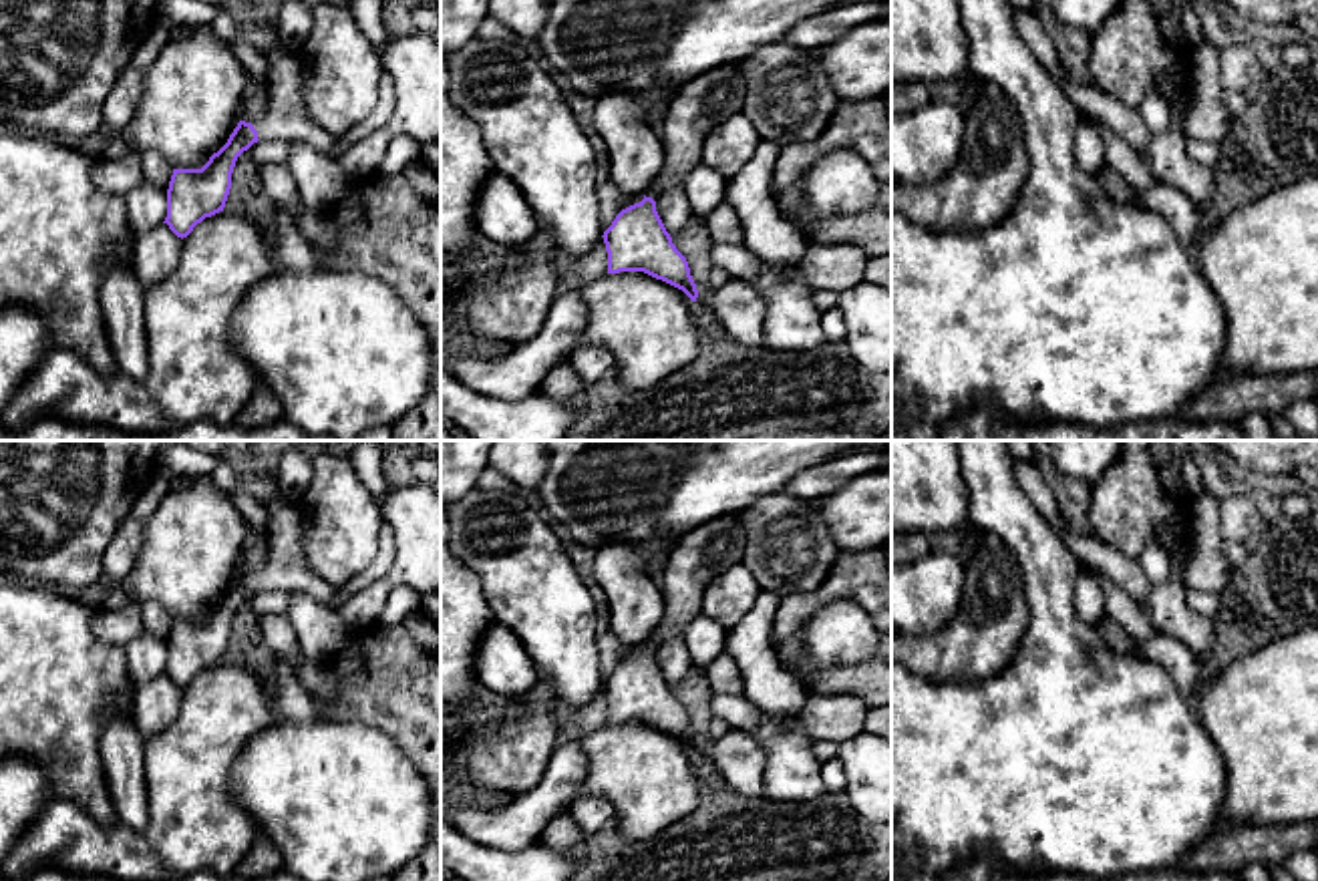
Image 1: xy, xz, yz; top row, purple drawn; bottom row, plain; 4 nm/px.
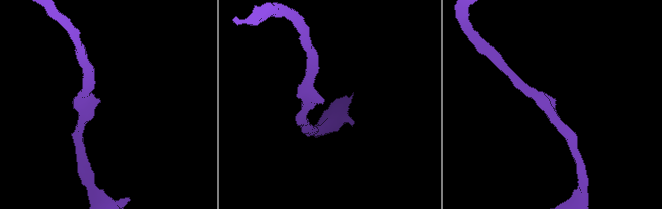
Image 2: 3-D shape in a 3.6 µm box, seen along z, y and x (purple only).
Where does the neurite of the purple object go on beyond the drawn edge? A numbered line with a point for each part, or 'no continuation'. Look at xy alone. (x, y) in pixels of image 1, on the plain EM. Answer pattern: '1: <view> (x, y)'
1: xy (286, 570)

